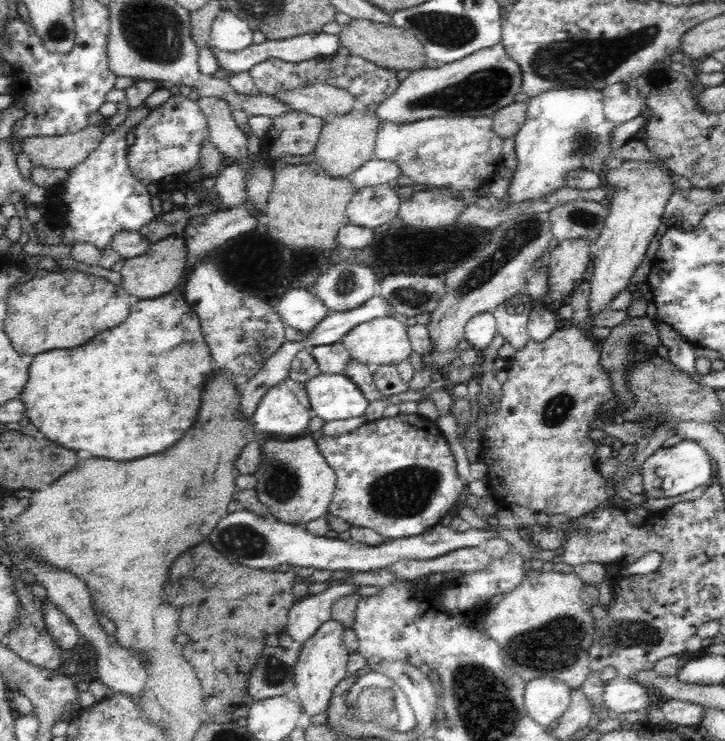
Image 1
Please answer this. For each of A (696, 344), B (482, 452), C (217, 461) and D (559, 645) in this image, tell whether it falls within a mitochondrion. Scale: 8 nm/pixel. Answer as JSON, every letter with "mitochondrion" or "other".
{"A":"other","B":"other","C":"other","D":"mitochondrion"}

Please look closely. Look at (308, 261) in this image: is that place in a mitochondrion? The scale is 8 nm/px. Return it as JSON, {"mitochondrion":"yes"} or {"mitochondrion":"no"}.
{"mitochondrion":"no"}

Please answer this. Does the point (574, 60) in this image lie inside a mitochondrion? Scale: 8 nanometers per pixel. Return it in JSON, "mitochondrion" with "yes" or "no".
{"mitochondrion":"yes"}

